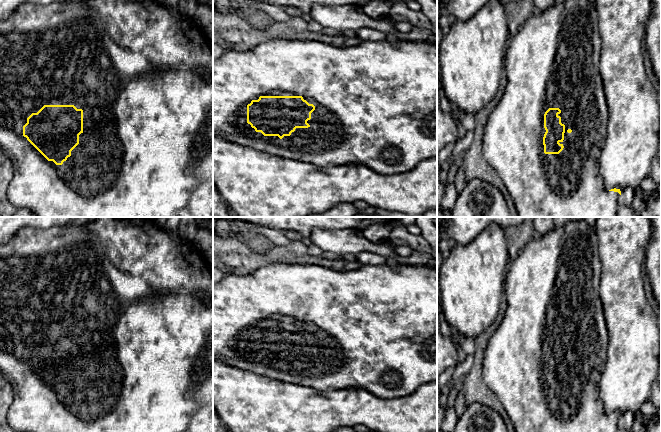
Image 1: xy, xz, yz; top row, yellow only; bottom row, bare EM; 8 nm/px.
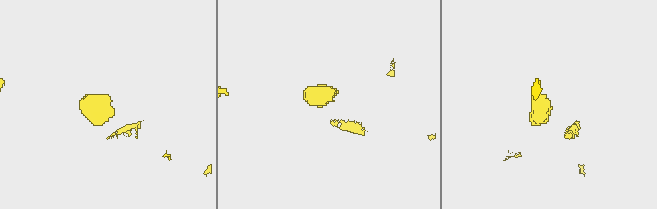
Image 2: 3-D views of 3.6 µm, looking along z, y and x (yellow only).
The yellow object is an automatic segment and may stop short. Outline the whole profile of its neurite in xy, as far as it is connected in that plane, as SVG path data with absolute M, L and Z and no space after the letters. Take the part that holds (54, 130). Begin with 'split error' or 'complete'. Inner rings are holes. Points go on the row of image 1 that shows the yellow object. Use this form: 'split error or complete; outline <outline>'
split error; outline M68 0L68 1L65 1L65 2L55 2L55 3L51 3L51 4L47 4L47 5L38 5L38 4L30 4L30 3L24 3L24 4L21 4L21 5L19 5L19 6L18 6L18 7L17 7L17 8L16 8L16 9L15 9L15 11L14 11L14 12L13 12L13 13L12 13L12 14L11 14L11 15L10 15L10 16L9 16L9 17L8 17L8 18L7 18L7 19L5 19L5 20L1 20L1 21L0 21L0 150L2 150L2 151L3 151L3 152L4 152L4 153L6 153L6 154L7 154L7 155L8 155L8 156L9 156L9 157L10 157L10 159L11 159L11 161L12 161L12 163L13 163L13 165L14 165L14 175L13 175L13 178L12 178L12 180L11 180L11 181L10 181L10 183L9 183L9 186L8 186L8 189L7 189L7 197L8 197L8 199L9 199L9 201L10 201L10 202L11 202L11 204L12 204L12 205L13 205L13 206L15 206L15 207L16 207L16 208L25 208L25 209L28 209L28 210L30 210L30 211L31 211L31 212L32 212L32 213L33 213L33 214L34 214L34 215L35 215L35 216L36 216L36 217L213 217L213 47L212 47L212 46L211 46L211 43L210 43L210 41L209 41L209 37L208 37L208 36L207 36L207 35L206 35L206 32L205 32L205 27L203 27L203 26L201 26L201 25L200 25L200 24L199 24L199 23L198 23L198 22L197 22L197 21L196 21L196 18L195 18L195 16L187 16L187 15L184 15L184 14L182 14L182 13L181 13L181 12L179 12L179 13L178 13L178 14L177 14L177 15L173 15L173 14L172 14L172 13L171 13L171 12L170 12L170 11L169 11L169 10L168 10L168 9L167 9L167 8L166 8L166 6L165 6L165 5L164 5L164 4L162 4L162 3L160 3L160 2L159 2L159 1L158 1L158 0L83 0L83 1L72 1L72 0Z

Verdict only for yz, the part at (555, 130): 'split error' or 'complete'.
split error

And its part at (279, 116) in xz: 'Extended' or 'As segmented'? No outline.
Extended

